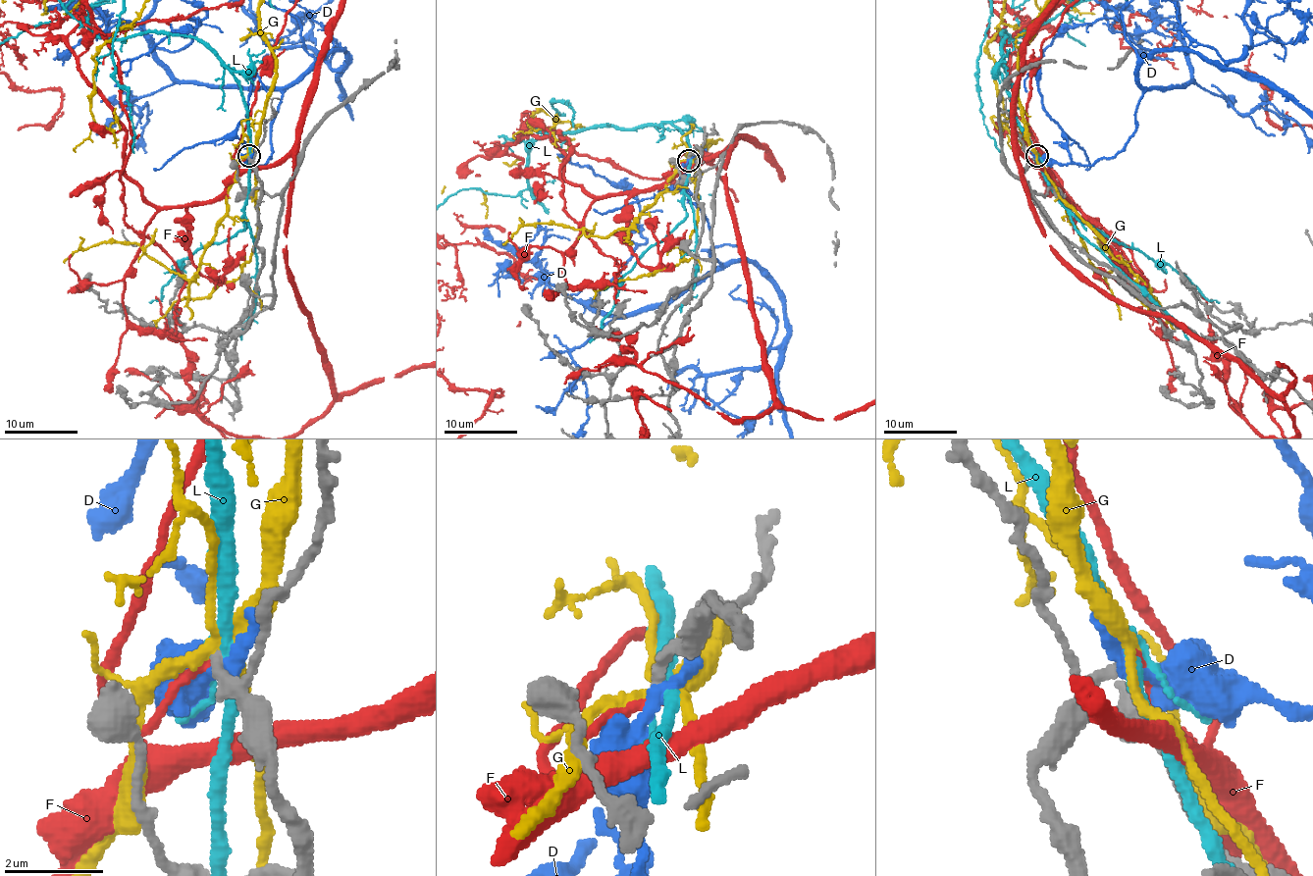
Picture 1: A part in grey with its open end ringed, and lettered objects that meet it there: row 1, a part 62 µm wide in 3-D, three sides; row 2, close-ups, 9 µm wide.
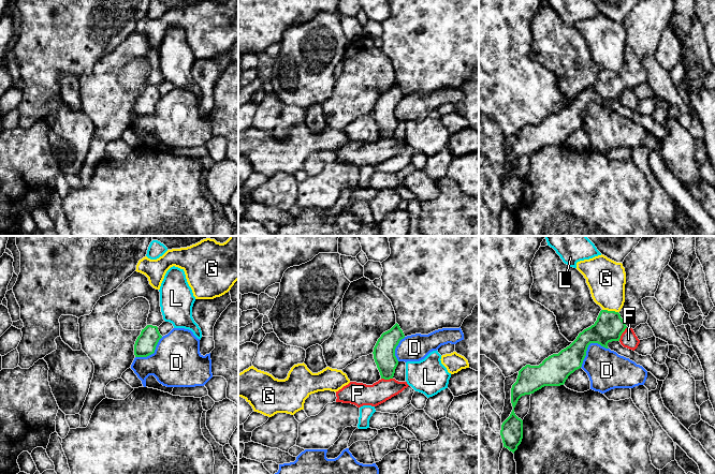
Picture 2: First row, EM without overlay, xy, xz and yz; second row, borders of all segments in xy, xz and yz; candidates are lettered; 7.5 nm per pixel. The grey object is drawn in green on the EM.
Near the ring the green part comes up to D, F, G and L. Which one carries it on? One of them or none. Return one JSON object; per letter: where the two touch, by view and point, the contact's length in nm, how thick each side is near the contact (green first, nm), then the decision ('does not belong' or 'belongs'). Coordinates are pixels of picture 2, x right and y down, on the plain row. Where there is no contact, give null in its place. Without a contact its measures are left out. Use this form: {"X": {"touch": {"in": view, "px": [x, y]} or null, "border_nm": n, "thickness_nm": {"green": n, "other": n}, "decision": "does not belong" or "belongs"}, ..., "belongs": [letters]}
{"D": {"touch": {"in": "yz", "px": [587, 106]}, "border_nm": 260, "thickness_nm": {"green": 220, "other": 300}, "decision": "does not belong"}, "F": {"touch": {"in": "yz", "px": [622, 92]}, "border_nm": 120, "thickness_nm": {"green": 220, "other": 130}, "decision": "does not belong"}, "G": {"touch": {"in": "yz", "px": [610, 71]}, "border_nm": 120, "thickness_nm": {"green": 220, "other": 280}, "decision": "does not belong"}, "L": {"touch": null, "decision": "does not belong"}, "belongs": []}

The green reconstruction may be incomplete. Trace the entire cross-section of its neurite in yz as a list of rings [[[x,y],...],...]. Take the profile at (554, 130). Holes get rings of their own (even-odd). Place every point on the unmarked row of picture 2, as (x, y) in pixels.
[[[640,0],[625,17],[625,62],[619,72],[601,70],[597,80],[579,93],[577,99],[558,114],[545,118],[539,125],[526,124],[519,131],[511,148],[513,169],[502,182],[500,195],[504,207],[514,213],[523,198],[523,180],[514,173],[522,155],[534,153],[544,146],[564,145],[568,136],[582,127],[590,103],[609,108],[608,103],[619,101],[625,89],[647,83],[648,74],[642,64],[645,57],[654,57],[661,32],[669,24],[673,0]]]

